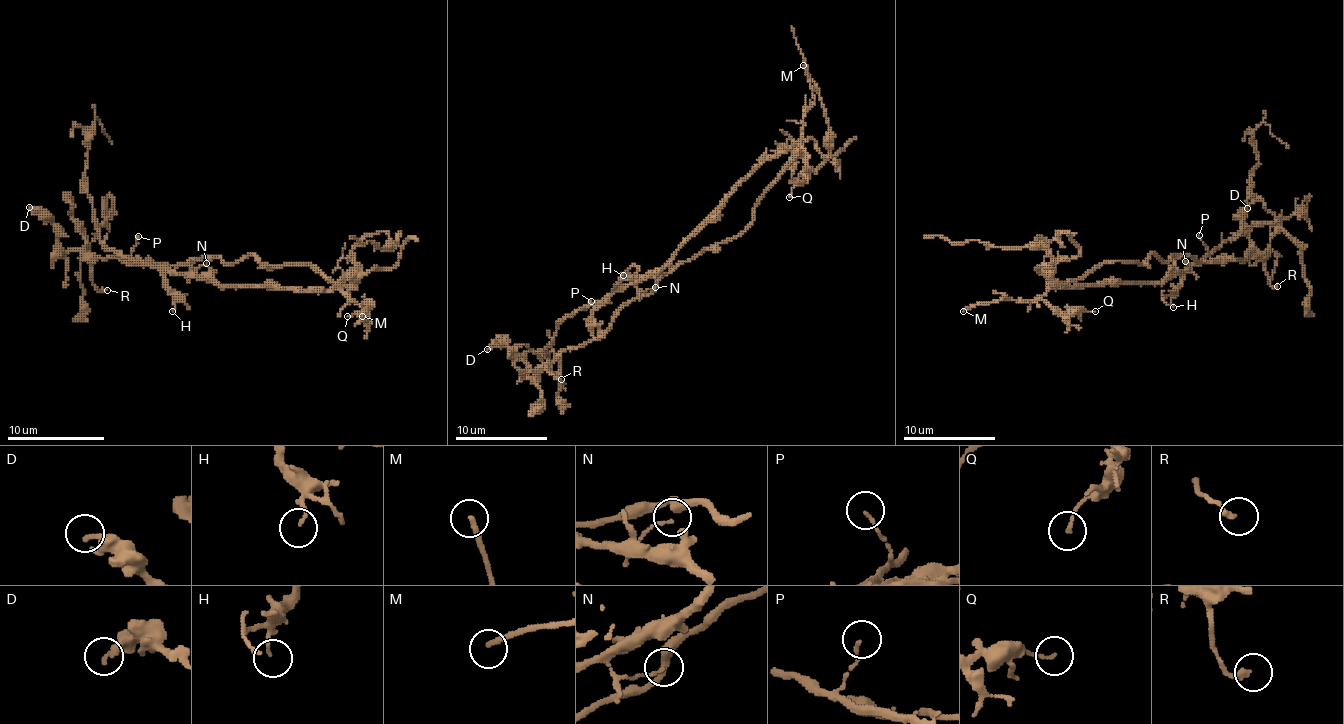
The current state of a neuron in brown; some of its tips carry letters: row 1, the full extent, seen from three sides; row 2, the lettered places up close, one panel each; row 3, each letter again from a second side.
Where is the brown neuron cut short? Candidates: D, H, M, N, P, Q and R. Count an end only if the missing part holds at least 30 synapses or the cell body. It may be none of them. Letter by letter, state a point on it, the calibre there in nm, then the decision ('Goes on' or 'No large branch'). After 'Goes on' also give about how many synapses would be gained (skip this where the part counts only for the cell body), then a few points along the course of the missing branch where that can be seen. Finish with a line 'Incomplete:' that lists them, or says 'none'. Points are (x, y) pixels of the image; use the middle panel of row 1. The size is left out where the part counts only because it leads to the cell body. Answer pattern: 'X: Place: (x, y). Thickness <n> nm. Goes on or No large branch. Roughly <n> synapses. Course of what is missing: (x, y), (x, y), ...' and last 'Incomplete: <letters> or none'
D: Place: (487, 349). Thickness 200 nm. No large branch
H: Place: (623, 275). Thickness 110 nm. No large branch
M: Place: (803, 65). Thickness 200 nm. No large branch
N: Place: (655, 287). Thickness 150 nm. No large branch
P: Place: (591, 301). Thickness 110 nm. No large branch
Q: Place: (789, 197). Thickness 120 nm. No large branch
R: Place: (561, 379). Thickness 240 nm. No large branch
Incomplete: none

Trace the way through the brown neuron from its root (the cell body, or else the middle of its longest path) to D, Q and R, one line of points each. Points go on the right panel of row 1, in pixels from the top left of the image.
D: (1127, 281), (1162, 281), (1201, 263), (1242, 261), (1270, 249), (1261, 251), (1249, 238), (1242, 215), (1247, 208)
Q: (1127, 281), (1053, 286), (1042, 298), (1051, 307), (1058, 307), (1062, 311), (1095, 311)
R: (1127, 281), (1162, 281), (1201, 263), (1228, 258), (1242, 261), (1247, 256), (1258, 256), (1270, 284), (1277, 286)

